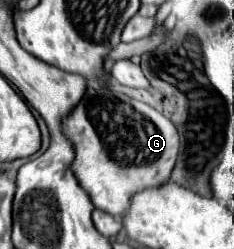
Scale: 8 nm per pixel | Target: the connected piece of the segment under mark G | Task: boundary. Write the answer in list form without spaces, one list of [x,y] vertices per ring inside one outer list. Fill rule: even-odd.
[[[90,85],[82,101],[64,119],[64,135],[68,135],[68,139],[72,139],[74,143],[76,159],[72,169],[84,191],[90,195],[94,207],[120,219],[124,219],[124,215],[128,213],[132,195],[150,187],[160,187],[170,181],[180,151],[178,131],[166,115],[142,101],[130,99],[124,93],[116,93],[100,85]]]

